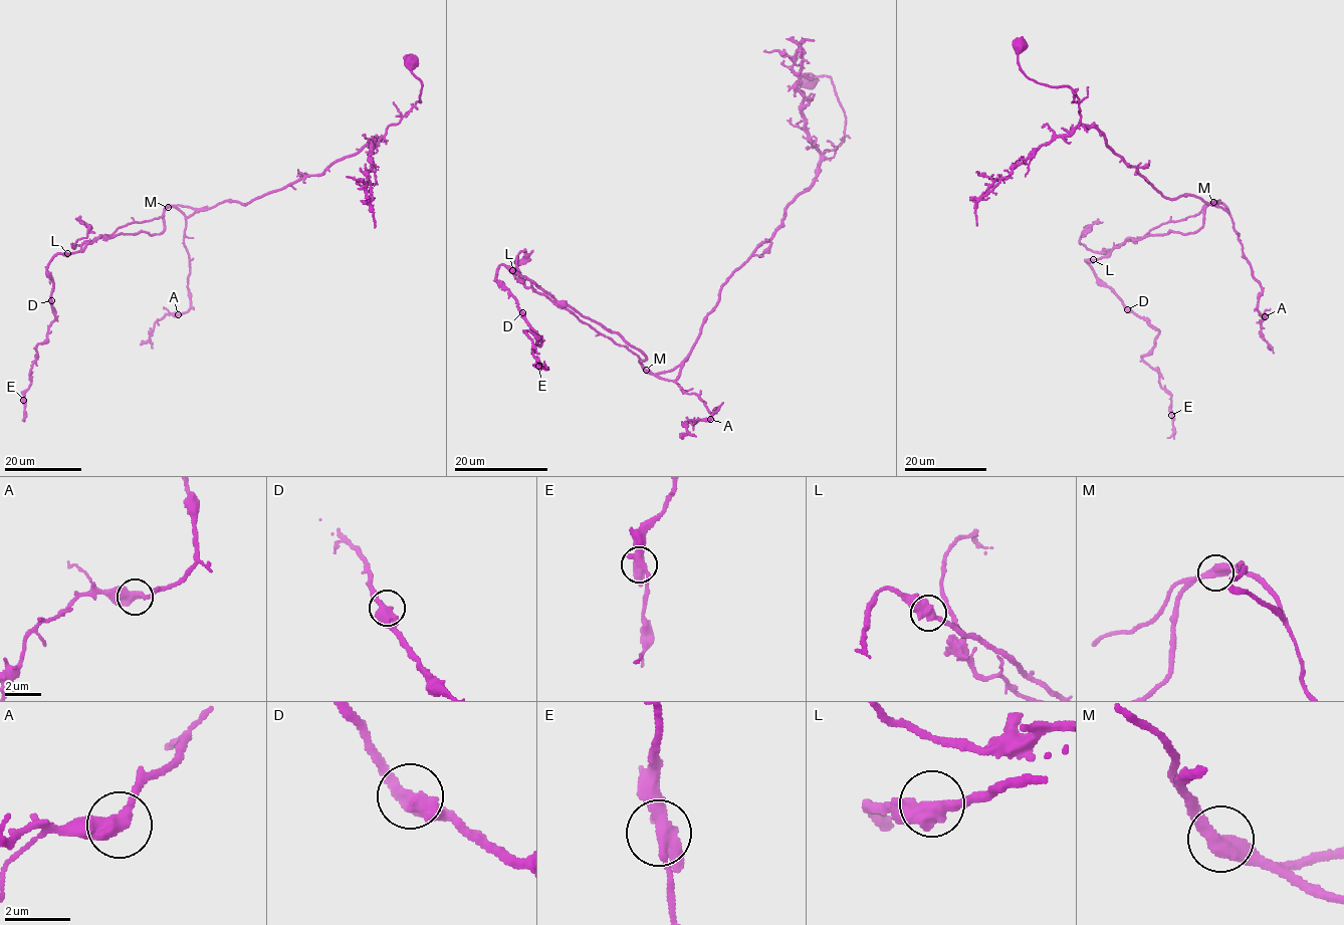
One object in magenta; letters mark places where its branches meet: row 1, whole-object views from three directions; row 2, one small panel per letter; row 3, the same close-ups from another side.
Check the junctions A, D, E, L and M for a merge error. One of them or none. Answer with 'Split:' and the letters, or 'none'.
Split: M

